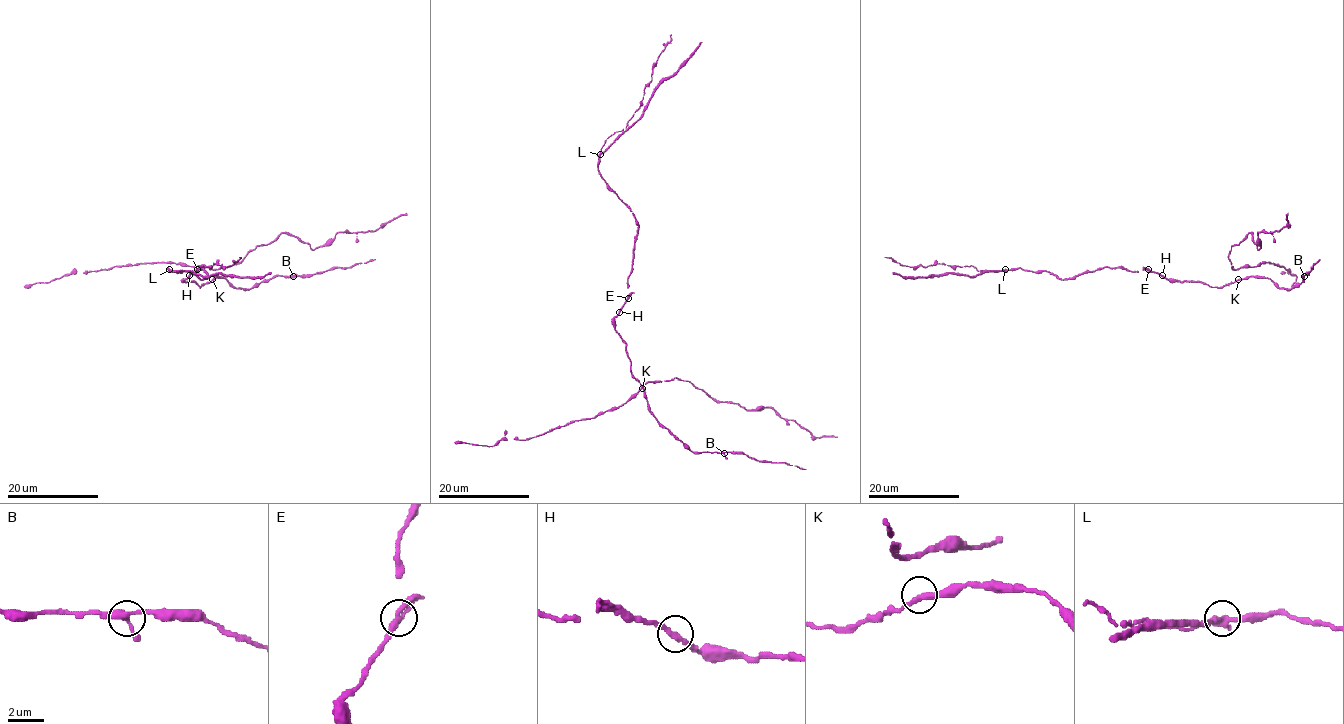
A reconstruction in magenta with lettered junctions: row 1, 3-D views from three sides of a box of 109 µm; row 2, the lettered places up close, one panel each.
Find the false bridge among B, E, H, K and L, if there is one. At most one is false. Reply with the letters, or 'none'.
L

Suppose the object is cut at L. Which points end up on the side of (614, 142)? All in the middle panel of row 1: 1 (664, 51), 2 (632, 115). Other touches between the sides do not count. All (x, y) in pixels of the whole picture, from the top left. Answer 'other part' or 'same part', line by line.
1: other part
2: other part

